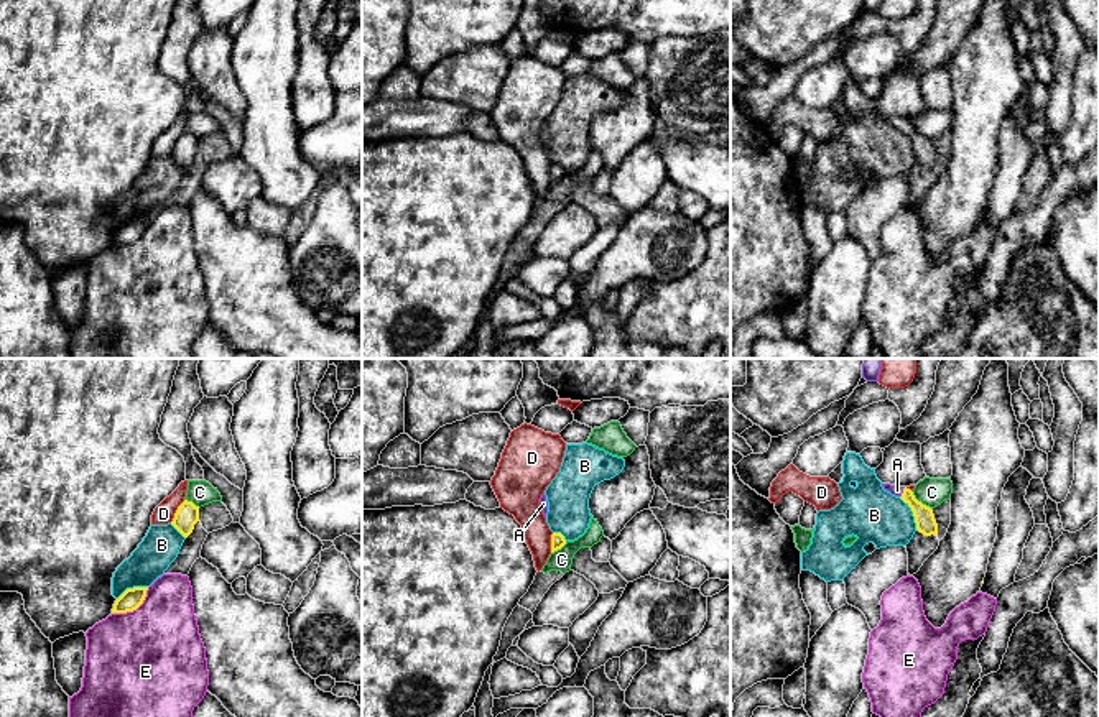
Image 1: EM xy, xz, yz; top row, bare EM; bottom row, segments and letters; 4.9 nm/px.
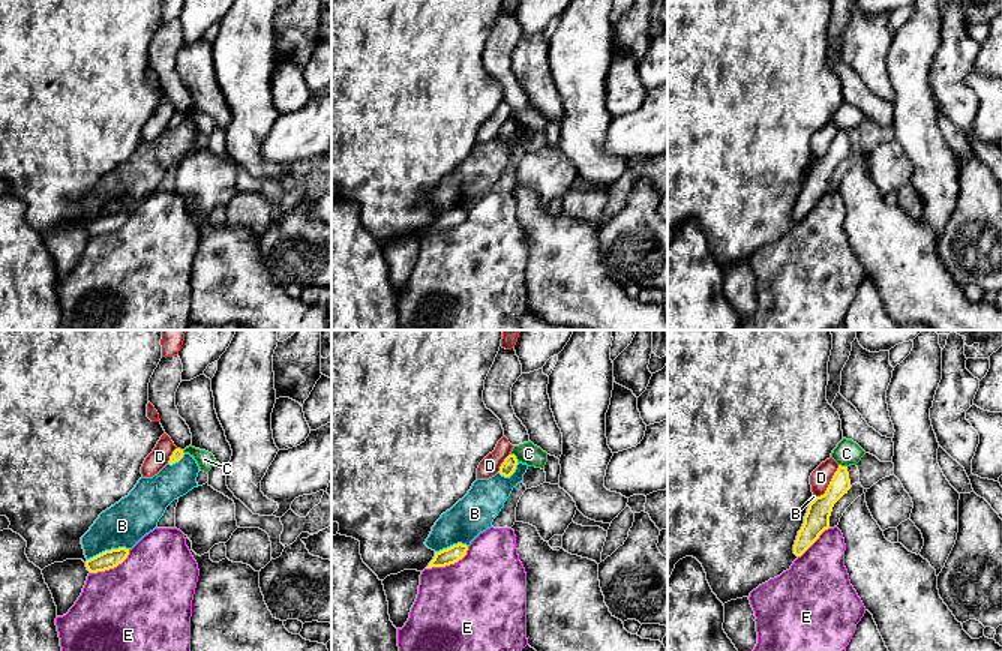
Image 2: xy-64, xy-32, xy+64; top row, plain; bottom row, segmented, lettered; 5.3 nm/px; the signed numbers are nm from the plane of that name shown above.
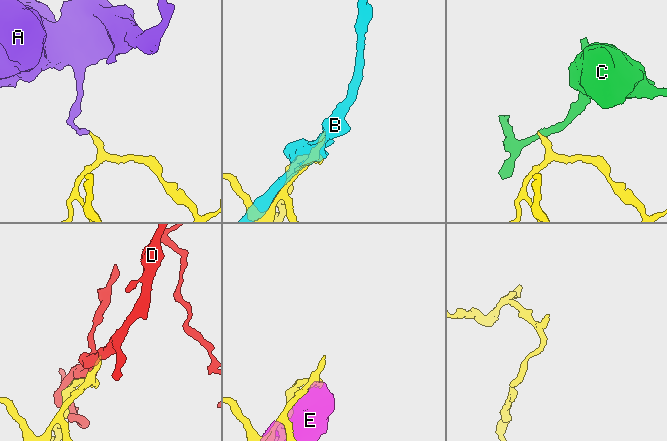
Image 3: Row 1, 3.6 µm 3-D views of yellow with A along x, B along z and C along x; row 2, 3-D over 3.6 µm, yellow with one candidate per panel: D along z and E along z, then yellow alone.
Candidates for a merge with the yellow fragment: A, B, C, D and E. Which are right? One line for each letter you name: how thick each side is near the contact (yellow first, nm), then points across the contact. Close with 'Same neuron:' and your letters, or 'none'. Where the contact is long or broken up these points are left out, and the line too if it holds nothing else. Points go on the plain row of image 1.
A: 100/60 nm | across yz (923, 147), (904, 124), (897, 122)
Same neuron: A

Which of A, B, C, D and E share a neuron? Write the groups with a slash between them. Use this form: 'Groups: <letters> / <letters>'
Groups: A / B / C / D / E

